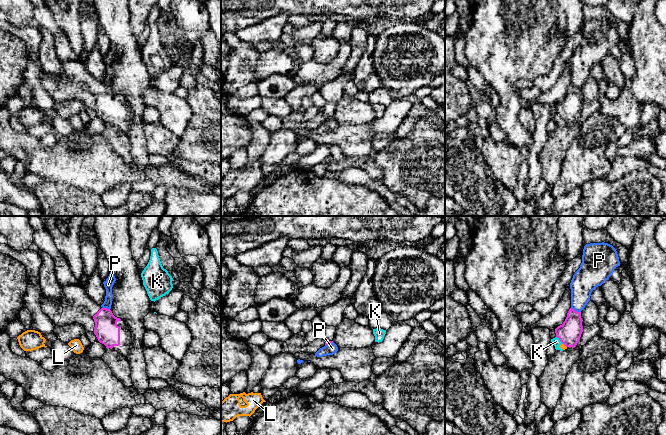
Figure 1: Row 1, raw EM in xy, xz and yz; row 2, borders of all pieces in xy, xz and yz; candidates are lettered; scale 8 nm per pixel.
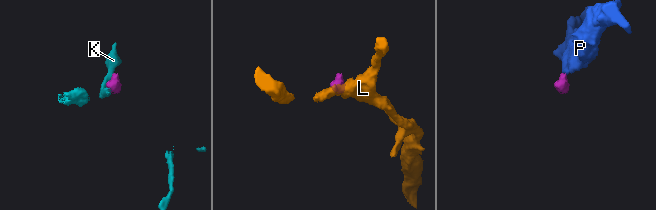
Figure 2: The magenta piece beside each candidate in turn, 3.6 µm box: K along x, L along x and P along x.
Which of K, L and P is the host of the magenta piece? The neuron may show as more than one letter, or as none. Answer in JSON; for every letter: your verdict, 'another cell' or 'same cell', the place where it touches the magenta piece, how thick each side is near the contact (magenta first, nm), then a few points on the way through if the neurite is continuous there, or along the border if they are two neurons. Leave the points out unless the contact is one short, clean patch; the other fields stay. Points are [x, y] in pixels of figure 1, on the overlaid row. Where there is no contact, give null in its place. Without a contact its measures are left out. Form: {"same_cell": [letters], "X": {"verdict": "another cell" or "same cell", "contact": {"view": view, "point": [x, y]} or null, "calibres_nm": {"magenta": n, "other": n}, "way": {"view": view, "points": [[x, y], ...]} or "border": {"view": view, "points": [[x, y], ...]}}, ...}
{"same_cell": [], "K": {"verdict": "another cell", "contact": {"view": "yz", "point": [560, 340]}, "calibres_nm": {"magenta": 190, "other": 70}, "border": {"view": "yz", "points": [[556, 336], [563, 343]]}}, "L": {"verdict": "another cell", "contact": {"view": "yz", "point": [564, 344]}, "calibres_nm": {"magenta": 190, "other": 50}, "border": {"view": "yz", "points": [[563, 343], [566, 347]]}}, "P": {"verdict": "another cell", "contact": {"view": "yz", "point": [576, 311]}, "calibres_nm": {"magenta": 190, "other": 200}, "border": {"view": "yz", "points": [[571, 307], [580, 312]]}}}

